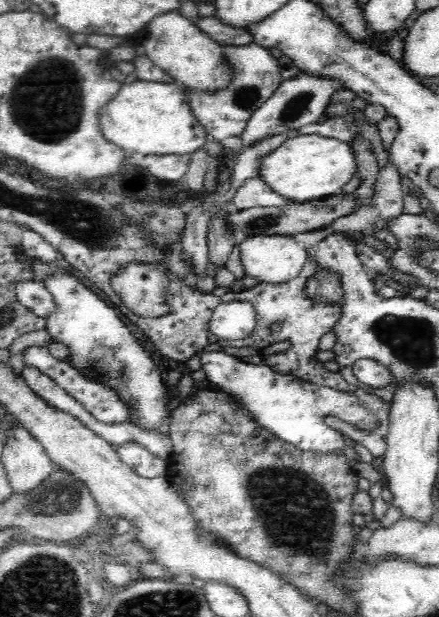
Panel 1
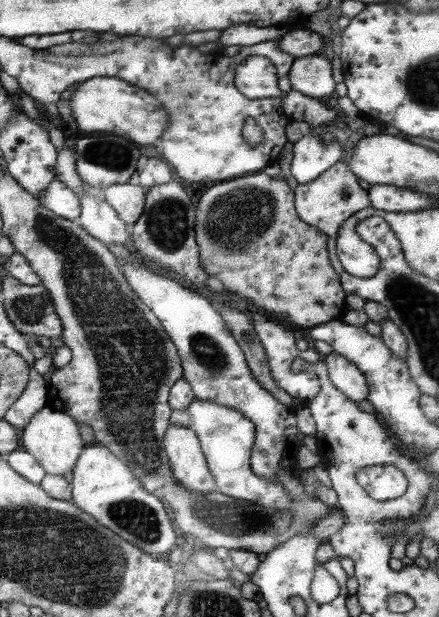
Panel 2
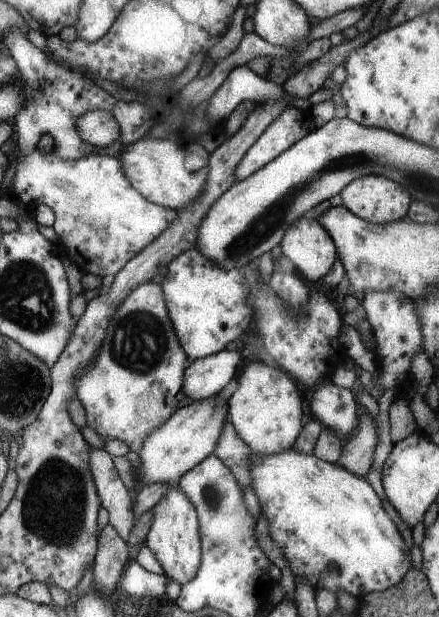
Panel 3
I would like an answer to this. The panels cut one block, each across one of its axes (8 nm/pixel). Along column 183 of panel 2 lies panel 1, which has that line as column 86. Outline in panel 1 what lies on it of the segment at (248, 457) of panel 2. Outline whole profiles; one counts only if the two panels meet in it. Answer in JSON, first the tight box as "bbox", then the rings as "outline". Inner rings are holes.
{"bbox":[22,366,174,462],"outline":[[[24,366],[22,368],[22,376],[24,376],[24,380],[30,384],[30,388],[40,396],[40,398],[44,398],[50,406],[54,406],[54,408],[60,408],[60,410],[64,410],[64,412],[70,412],[72,416],[76,416],[82,424],[86,424],[86,428],[90,428],[92,432],[98,432],[98,436],[102,436],[108,444],[112,444],[112,446],[118,446],[118,444],[122,444],[122,442],[128,442],[128,440],[136,440],[136,442],[140,442],[140,444],[144,444],[156,458],[160,458],[160,460],[164,460],[164,462],[168,462],[170,460],[170,454],[174,452],[174,444],[172,444],[172,438],[168,436],[168,434],[164,434],[164,432],[156,432],[156,430],[146,430],[146,428],[140,428],[140,426],[136,426],[134,422],[132,424],[104,424],[104,422],[98,422],[78,400],[74,400],[74,398],[70,398],[62,388],[58,388],[54,382],[52,382],[52,378],[50,376],[46,376],[42,370],[38,370],[38,368],[34,368],[34,366]]]}

